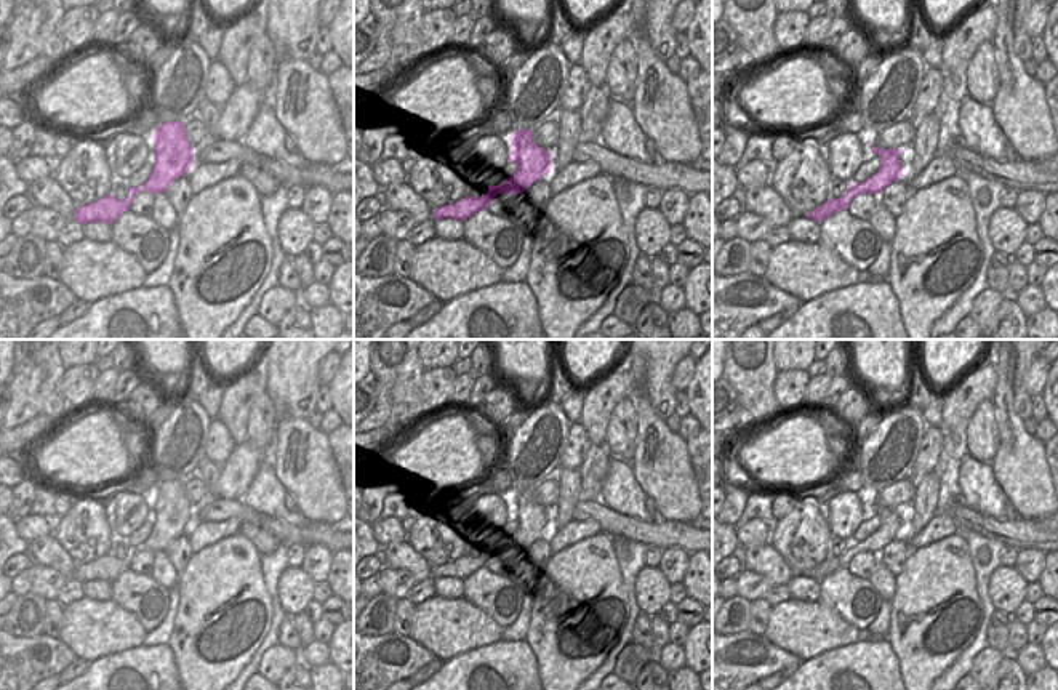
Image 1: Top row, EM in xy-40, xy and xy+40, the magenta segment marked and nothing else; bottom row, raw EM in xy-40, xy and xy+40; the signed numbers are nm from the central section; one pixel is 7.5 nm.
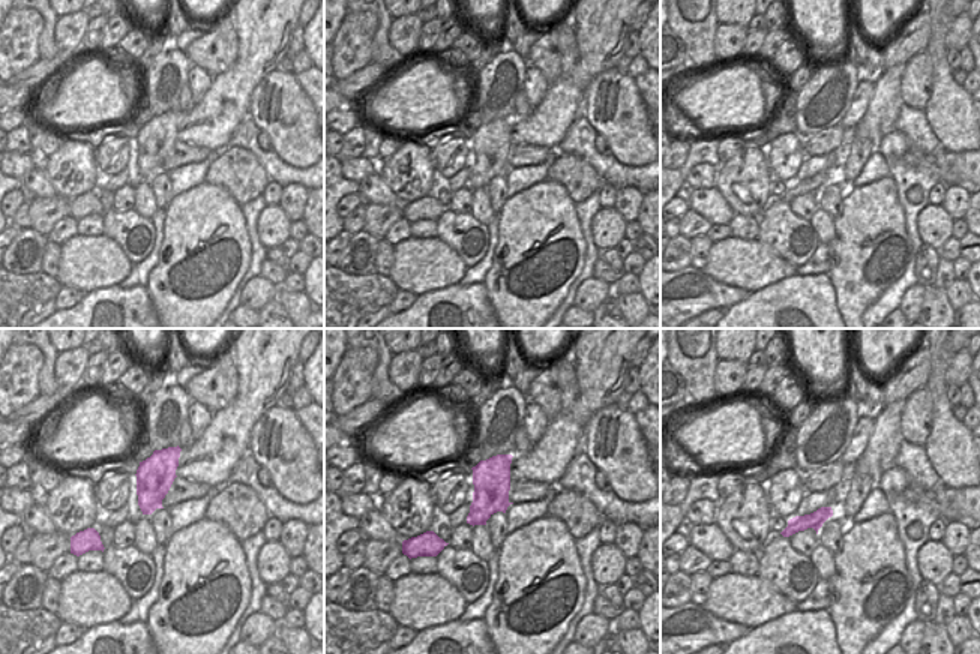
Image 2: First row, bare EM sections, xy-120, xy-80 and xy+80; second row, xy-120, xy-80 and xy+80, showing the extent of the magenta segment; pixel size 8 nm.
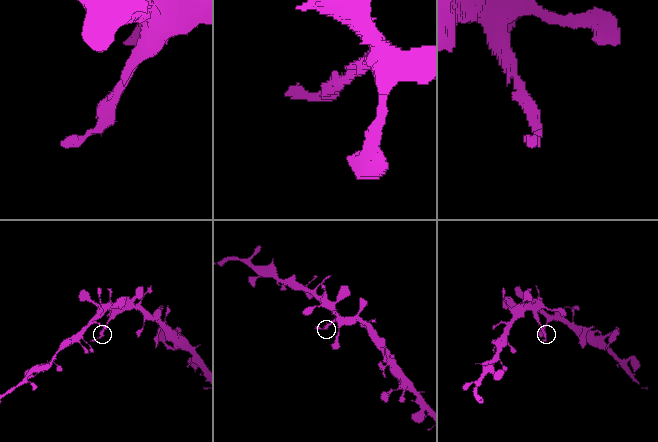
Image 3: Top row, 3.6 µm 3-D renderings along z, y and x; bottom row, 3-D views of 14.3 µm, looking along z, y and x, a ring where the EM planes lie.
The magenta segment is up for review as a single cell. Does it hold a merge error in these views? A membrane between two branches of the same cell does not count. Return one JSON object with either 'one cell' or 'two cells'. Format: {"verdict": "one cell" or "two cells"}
{"verdict": "one cell"}

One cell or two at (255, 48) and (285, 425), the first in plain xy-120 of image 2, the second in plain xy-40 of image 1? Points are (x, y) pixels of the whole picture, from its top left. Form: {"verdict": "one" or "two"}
{"verdict": "two"}

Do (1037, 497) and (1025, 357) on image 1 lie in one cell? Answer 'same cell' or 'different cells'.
different cells

